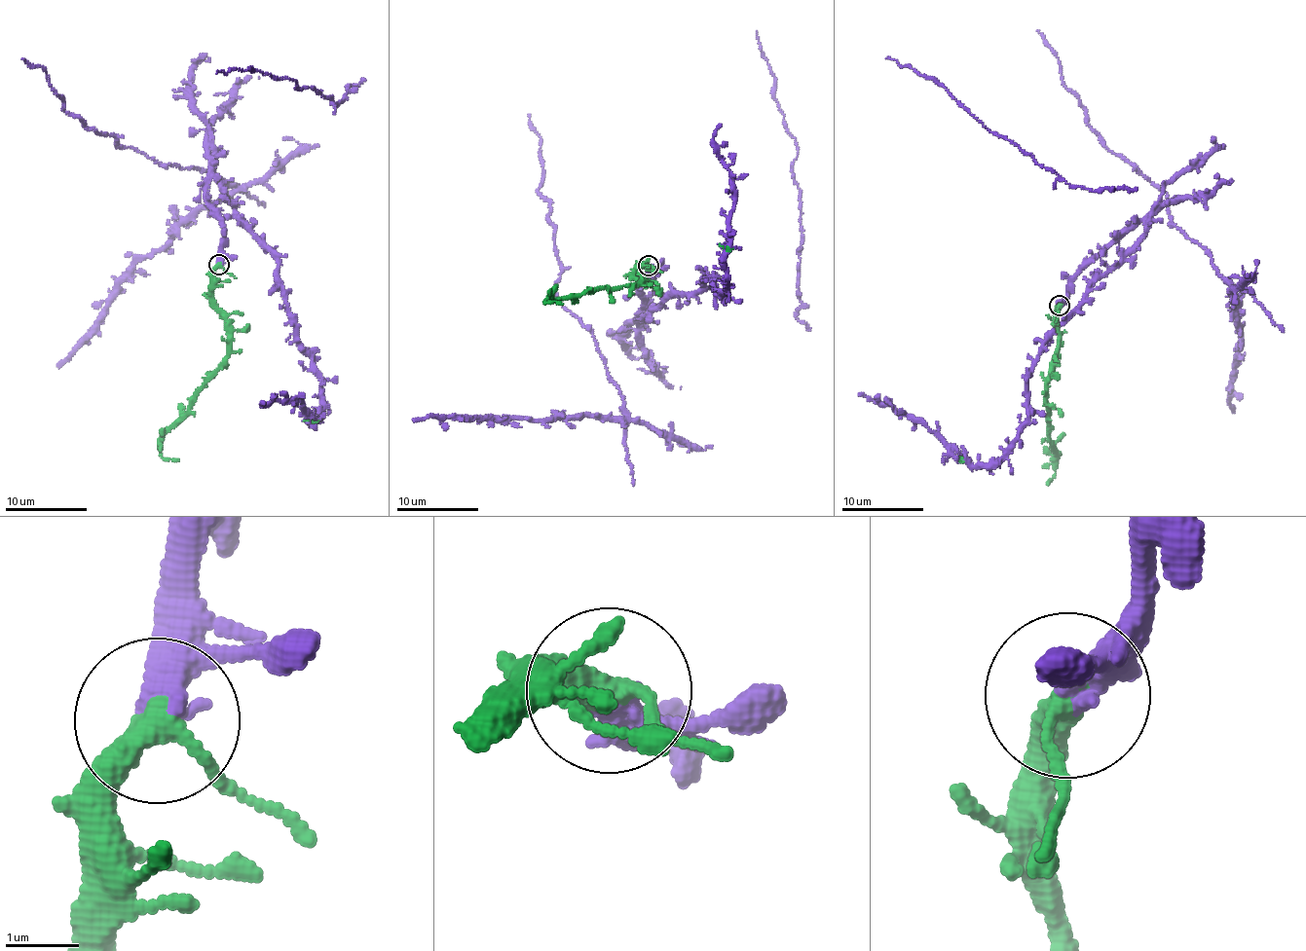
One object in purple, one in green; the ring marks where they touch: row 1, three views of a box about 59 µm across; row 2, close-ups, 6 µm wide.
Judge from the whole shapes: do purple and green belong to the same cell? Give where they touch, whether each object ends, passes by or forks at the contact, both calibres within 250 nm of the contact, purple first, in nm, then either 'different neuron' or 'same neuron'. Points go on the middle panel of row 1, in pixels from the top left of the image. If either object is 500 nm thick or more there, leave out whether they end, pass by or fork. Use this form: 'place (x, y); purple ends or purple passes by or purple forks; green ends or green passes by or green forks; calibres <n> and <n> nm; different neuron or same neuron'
place (649, 266); purple ends; green passes by; calibres 480 and 340 nm; same neuron

